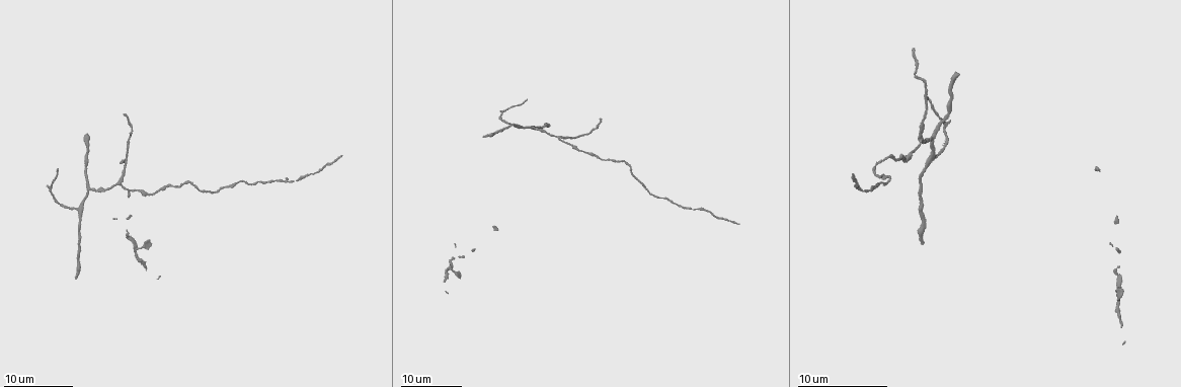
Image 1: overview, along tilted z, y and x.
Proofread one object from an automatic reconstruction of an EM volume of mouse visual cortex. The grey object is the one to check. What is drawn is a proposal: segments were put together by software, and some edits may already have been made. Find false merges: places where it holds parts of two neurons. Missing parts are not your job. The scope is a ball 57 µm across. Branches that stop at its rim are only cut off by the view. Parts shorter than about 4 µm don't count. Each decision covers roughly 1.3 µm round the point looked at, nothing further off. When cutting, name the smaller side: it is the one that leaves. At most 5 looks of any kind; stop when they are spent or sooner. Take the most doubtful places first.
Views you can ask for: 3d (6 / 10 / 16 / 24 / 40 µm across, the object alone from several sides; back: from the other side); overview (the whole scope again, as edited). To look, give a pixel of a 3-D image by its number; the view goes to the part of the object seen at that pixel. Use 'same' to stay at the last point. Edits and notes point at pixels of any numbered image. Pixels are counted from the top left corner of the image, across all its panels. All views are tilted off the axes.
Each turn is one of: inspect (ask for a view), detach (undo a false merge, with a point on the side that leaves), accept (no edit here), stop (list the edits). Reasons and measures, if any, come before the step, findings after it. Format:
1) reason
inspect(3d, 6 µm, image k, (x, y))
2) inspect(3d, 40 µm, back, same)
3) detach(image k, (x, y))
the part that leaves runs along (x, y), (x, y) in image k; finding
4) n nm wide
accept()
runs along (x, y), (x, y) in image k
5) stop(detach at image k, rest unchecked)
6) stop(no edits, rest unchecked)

three-way junction
inspect(3d, 24 µm, image 1, (118, 185))

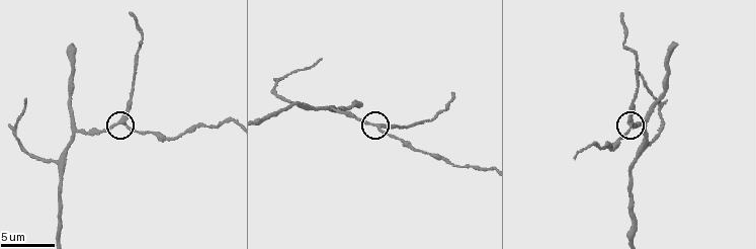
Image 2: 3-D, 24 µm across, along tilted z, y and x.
inspect(3d, 10 µm, image 2, (378, 127))

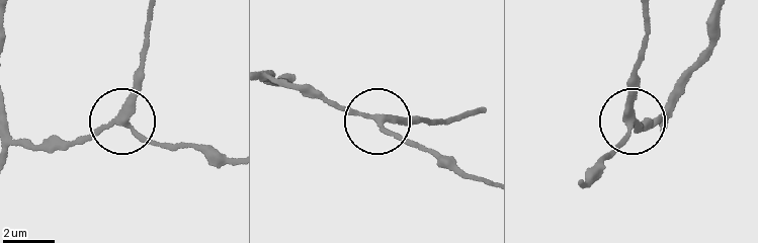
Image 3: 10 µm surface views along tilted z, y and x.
3 arms
accept()
runs along (50, 140), (77, 140), (118, 120), (140, 76), (140, 54) in image 3; all the same neuron

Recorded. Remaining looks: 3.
three-way junction
inspect(3d, 10 µm, image 2, (328, 109))

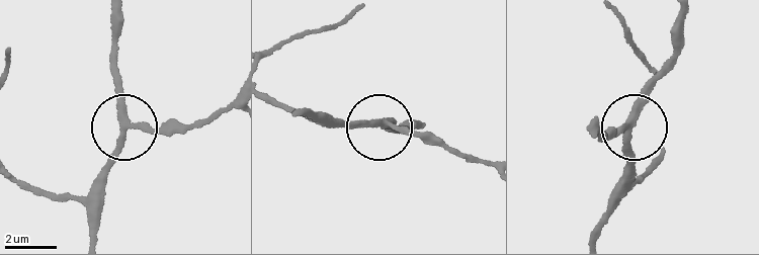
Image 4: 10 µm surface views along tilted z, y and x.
250 nm wide
accept()
runs along (163, 125), (125, 121), (118, 68) in image 4; all the same neuron

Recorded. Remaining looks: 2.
inspect(3d, 6 µm, image 2, (632, 232))

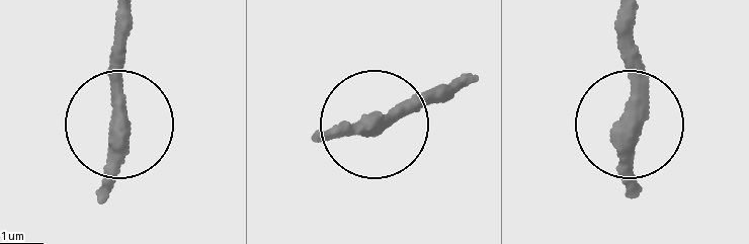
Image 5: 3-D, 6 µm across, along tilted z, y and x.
accept()
runs along (627, 19), (629, 118) in image 5; continuous, no second neuron

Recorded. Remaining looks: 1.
stop(no edits, rest unchecked)

